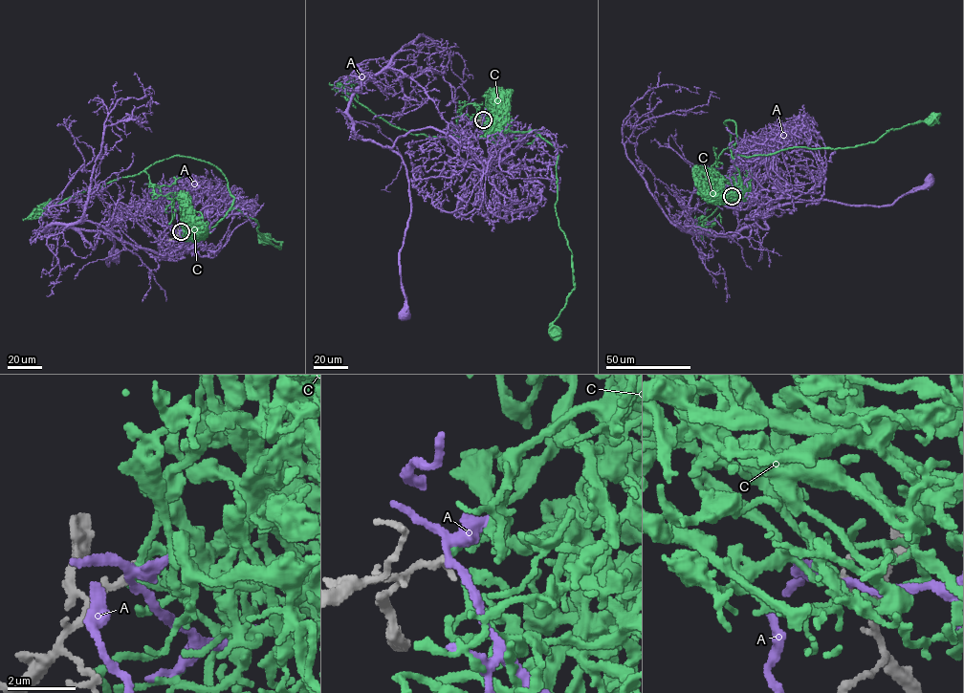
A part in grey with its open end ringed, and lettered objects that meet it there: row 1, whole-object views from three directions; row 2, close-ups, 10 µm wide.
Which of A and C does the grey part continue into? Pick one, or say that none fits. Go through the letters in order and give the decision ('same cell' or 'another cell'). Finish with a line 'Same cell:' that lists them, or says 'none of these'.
A: another cell
C: same cell
Same cell: C

